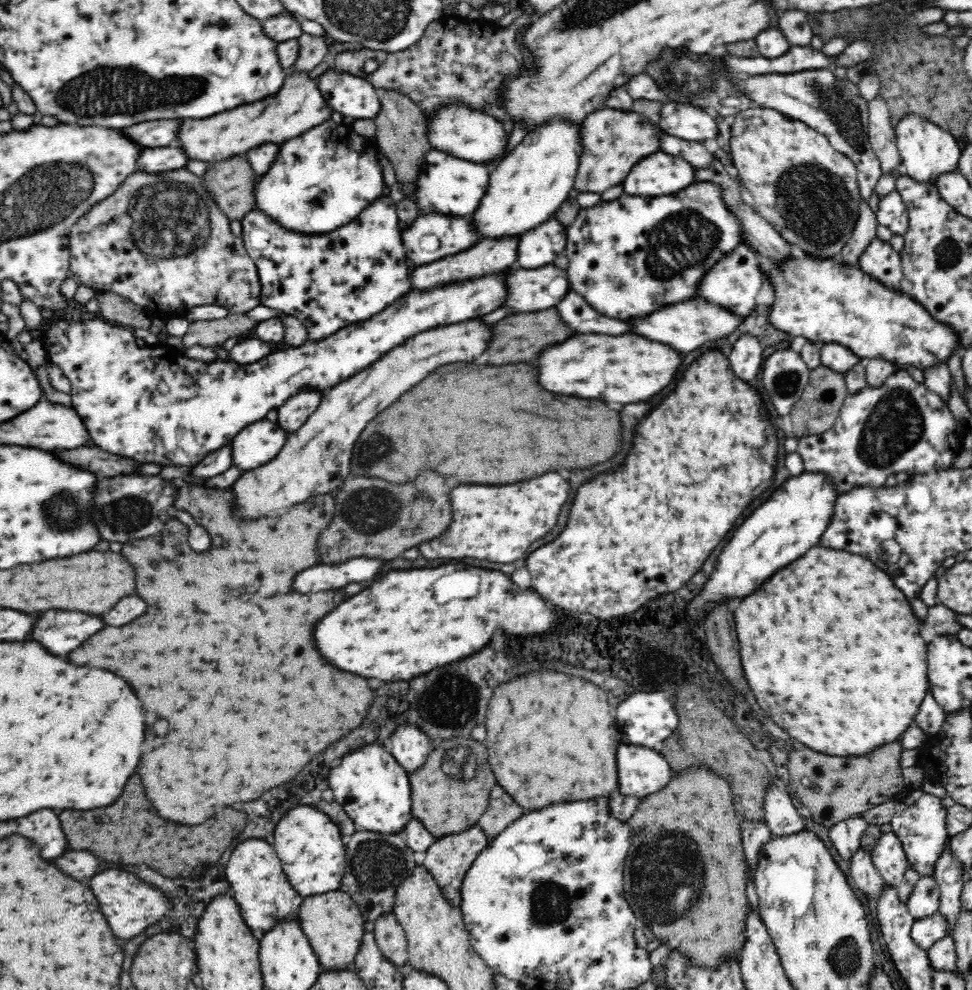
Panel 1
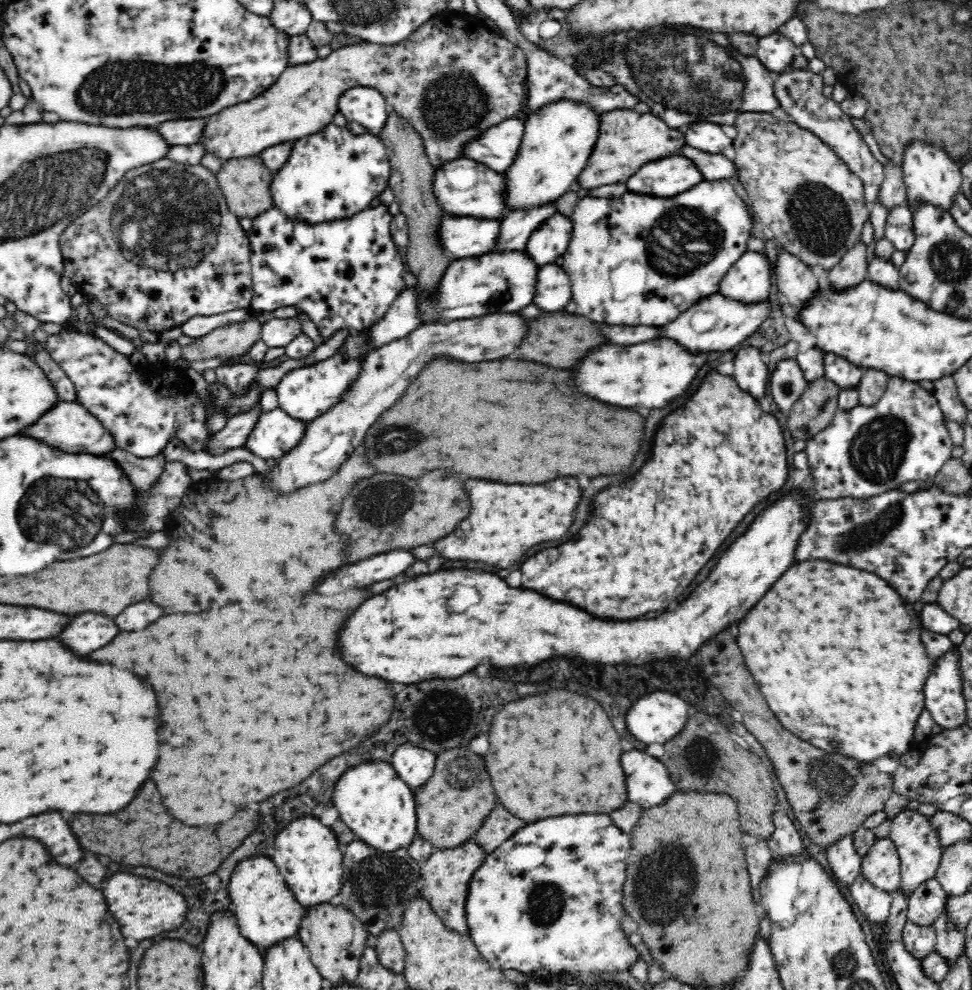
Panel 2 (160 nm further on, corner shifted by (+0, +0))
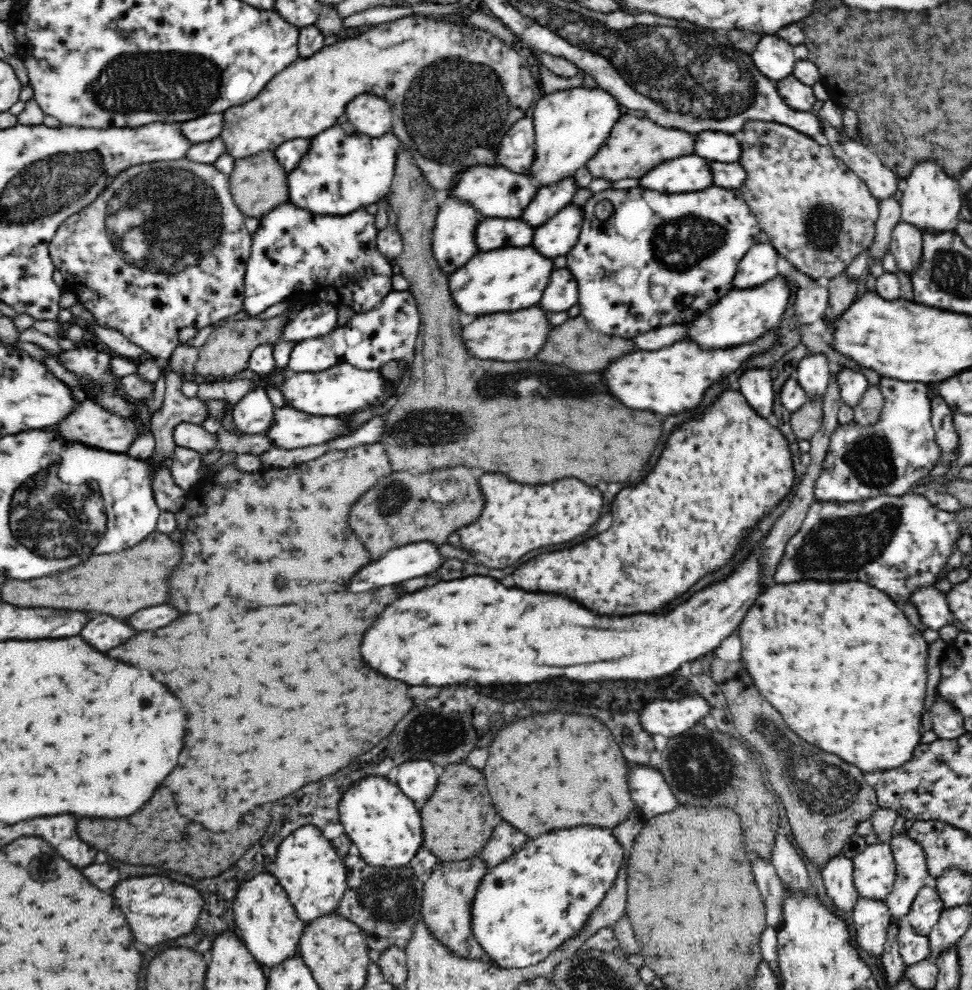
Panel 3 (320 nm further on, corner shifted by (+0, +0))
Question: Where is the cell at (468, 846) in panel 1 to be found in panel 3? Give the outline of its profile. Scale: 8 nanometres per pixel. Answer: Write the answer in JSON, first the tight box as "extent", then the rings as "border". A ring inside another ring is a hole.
{"extent":[421,857,489,962],"border":[[[478,857],[466,861],[439,862],[433,873],[424,879],[421,900],[422,921],[432,933],[432,937],[440,941],[440,944],[456,957],[489,962],[488,956],[474,938],[471,929],[472,903],[487,869],[486,863]]]}

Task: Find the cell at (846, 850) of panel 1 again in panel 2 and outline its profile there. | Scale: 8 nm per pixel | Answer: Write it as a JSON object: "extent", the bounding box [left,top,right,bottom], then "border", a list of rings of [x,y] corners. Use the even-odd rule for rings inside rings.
{"extent":[827,835,862,888],"border":[[[852,835],[842,837],[831,844],[827,851],[827,860],[834,876],[834,881],[844,888],[850,888],[861,874],[862,857],[858,855],[852,842]]]}

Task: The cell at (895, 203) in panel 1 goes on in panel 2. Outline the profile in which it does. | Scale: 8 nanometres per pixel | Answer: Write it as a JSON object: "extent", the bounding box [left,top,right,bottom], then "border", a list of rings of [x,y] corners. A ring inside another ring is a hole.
{"extent":[885,206,916,254],"border":[[[897,206],[887,215],[885,238],[899,250],[907,254],[914,244],[916,235],[913,227],[913,212],[908,206]]]}

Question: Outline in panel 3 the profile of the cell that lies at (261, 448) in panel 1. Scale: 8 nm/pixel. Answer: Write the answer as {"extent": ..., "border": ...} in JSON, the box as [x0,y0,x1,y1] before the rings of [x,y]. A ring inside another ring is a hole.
{"extent":[267,406,351,450],"border":[[[290,406],[277,408],[267,435],[277,448],[292,450],[326,443],[351,432],[345,415],[314,415]]]}

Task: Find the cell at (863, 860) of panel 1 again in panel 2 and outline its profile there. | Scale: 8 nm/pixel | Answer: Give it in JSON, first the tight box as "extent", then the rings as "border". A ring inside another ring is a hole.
{"extent":[849,874,893,928],"border":[[[862,874],[856,878],[849,891],[861,915],[870,924],[884,928],[893,901],[891,893],[876,889],[874,885],[864,880]]]}

